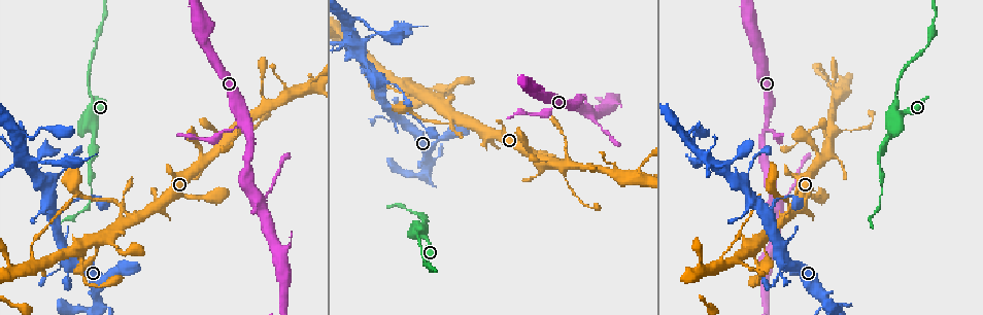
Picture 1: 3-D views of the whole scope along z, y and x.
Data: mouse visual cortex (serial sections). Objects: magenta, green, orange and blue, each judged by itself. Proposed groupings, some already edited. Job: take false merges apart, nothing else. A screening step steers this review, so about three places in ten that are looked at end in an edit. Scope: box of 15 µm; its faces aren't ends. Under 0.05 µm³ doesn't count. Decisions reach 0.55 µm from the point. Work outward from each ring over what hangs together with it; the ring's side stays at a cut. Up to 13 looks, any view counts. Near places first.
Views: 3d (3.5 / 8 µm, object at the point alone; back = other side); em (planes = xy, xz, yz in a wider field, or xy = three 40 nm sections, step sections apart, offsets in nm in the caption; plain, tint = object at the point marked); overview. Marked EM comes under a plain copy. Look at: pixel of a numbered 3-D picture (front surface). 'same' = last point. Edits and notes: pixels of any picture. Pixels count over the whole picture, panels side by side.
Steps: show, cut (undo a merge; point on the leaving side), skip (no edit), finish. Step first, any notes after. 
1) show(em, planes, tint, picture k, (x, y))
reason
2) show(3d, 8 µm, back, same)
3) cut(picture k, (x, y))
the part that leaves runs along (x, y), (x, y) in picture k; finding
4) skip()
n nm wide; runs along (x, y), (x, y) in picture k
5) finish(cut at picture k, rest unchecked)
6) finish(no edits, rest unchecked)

show(3d, 3.5 µm, picture 1, (79, 270))

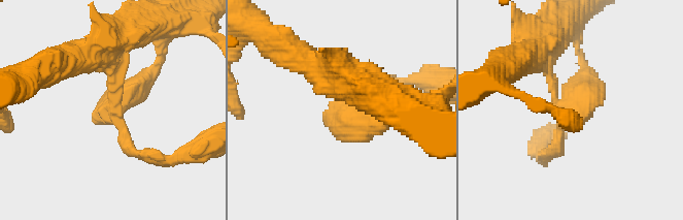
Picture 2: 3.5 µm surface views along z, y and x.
show(em, xy, step 3, tint, picture 2, (114, 107))

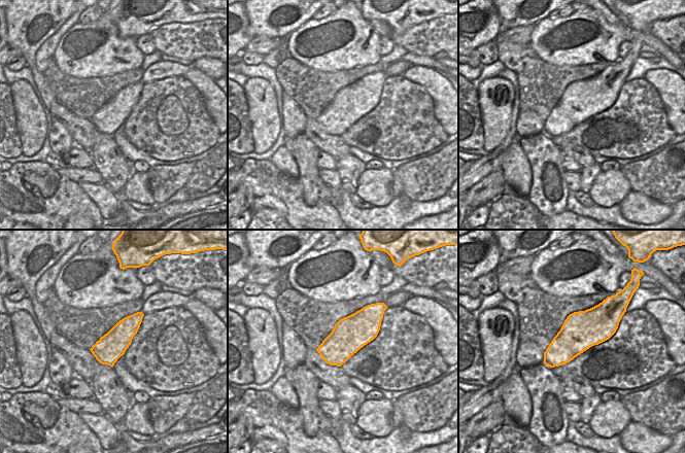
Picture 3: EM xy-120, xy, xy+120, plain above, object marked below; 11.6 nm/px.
skip()
all the same cell

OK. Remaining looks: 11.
show(3d, 3.5 µm, picture 1, (732, 245))
a narrow waist

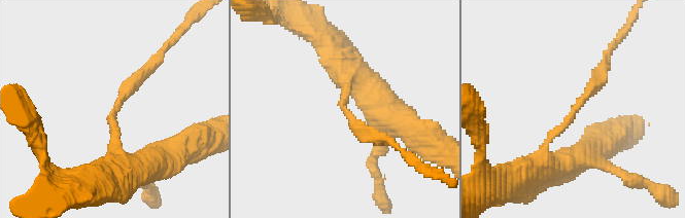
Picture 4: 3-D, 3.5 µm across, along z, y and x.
show(em, xy, step 3, tint, picture 4, (577, 110))
arms of 200, 250 nm; shape alone is not enough

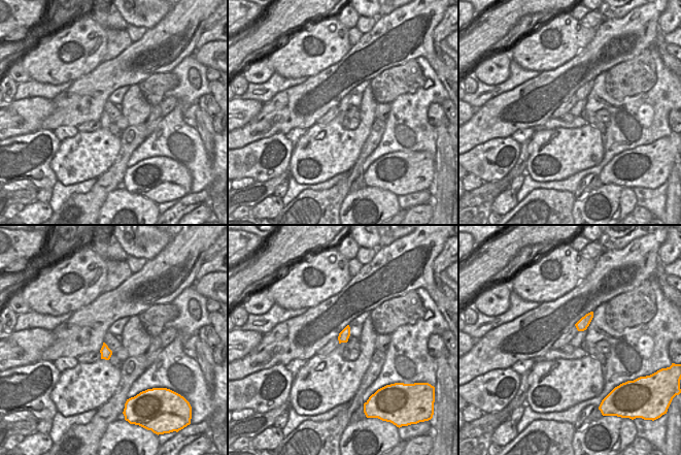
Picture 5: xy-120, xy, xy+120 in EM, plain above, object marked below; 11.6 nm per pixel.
skip()
runs along (543, 167), (546, 144), (598, 81), (604, 60) in picture 4; one cell here

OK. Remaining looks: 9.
show(3d, 8 µm, picture 1, (897, 116))
abrupt turn

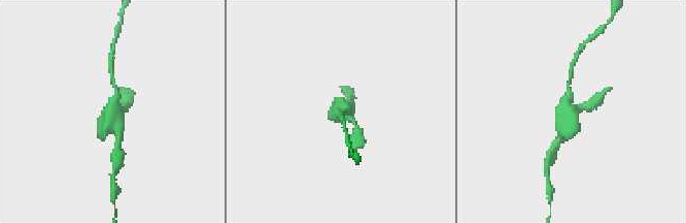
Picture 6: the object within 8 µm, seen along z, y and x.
show(em, xy, step 5, tint, picture 6, (114, 112))

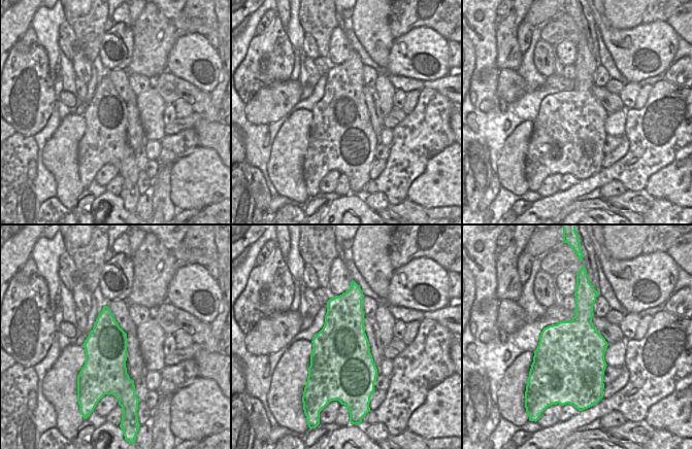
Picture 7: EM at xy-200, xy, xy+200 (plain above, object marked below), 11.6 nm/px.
skip()
runs along (593, 101), (570, 113), (558, 140) in picture 6; one cell here

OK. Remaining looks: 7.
show(3d, 3.5 µm, picture 1, (825, 127))
thin neck

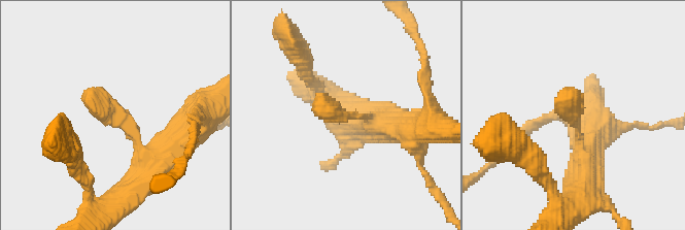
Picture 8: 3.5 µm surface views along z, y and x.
show(em, xy, step 5, tint, picture 8, (358, 117))
now the EM

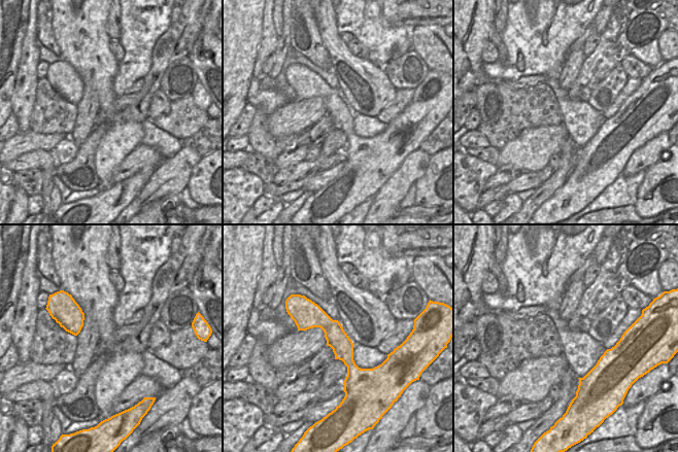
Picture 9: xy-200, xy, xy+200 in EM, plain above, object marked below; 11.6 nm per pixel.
skip()
runs along (141, 182), (153, 166), (135, 134), (84, 99) in picture 8; all the same cell

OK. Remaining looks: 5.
show(3d, 8 µm, picture 1, (243, 118))
side arm on a straight run

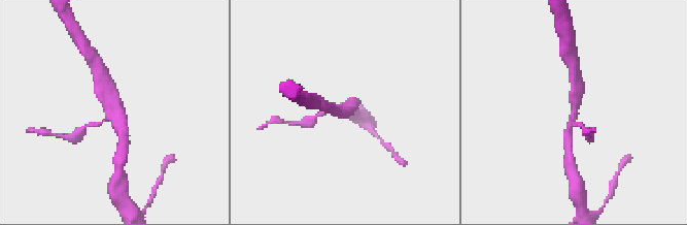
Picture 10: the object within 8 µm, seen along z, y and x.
show(em, xy, step 2, tint, picture 10, (344, 108))
need the tissue

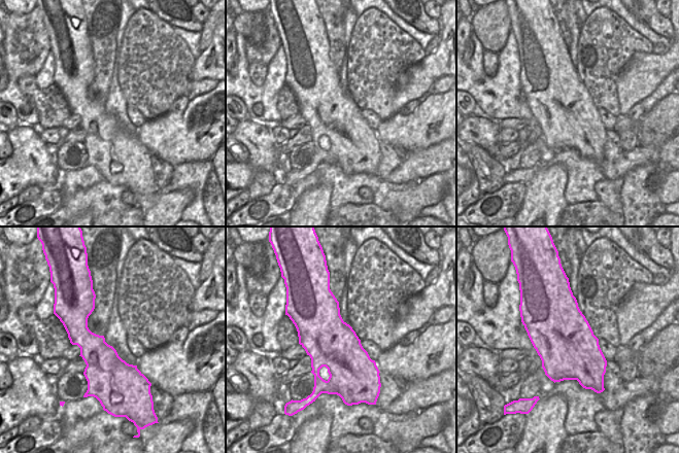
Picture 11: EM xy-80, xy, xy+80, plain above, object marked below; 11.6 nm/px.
skip()
600 nm wide; runs along (104, 83), (122, 136) in picture 10; all the same cell

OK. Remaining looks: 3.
finish(no edits, rest unchecked)

